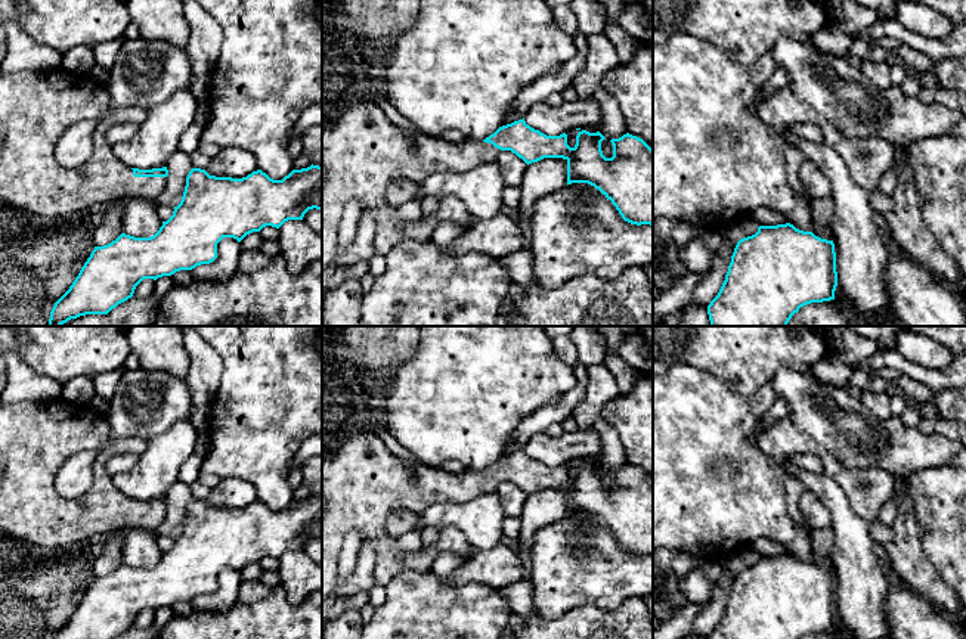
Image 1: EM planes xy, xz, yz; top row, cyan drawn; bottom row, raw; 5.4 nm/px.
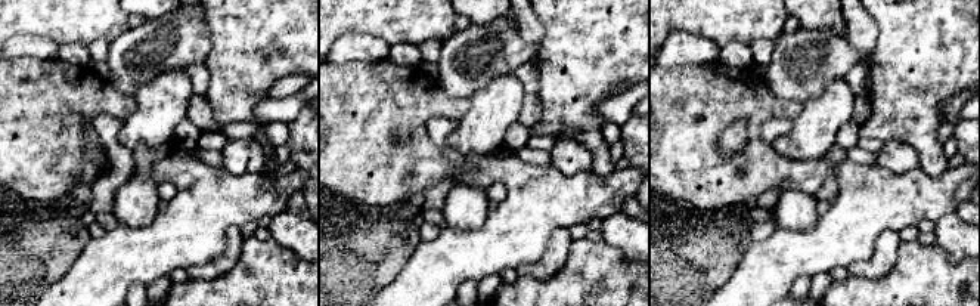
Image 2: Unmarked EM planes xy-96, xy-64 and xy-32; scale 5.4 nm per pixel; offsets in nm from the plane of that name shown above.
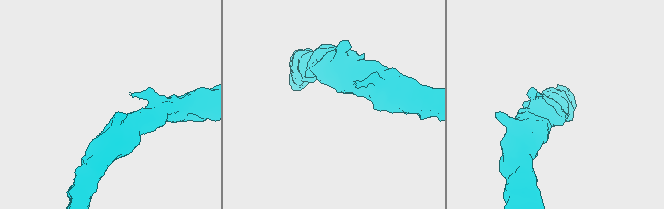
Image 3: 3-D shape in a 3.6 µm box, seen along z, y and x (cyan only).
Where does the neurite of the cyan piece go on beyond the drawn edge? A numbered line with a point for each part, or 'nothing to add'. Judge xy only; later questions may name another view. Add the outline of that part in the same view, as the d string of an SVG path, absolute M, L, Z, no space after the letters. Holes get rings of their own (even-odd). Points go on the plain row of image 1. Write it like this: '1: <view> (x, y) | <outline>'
1: xy (36, 437) | M61 397L56 400L18 401L0 404L0 531L32 543L40 548L69 548L86 545L95 534L108 534L126 528L145 528L155 531L167 515L167 508L134 508L130 497L123 496L112 484L112 475L106 471L106 462L115 455L140 455L146 440L127 437L114 440L109 435L109 425L105 415L99 415L92 406L75 406ZM93 450L97 457L93 463L93 484L90 490L68 500L55 487L56 474L61 466L74 455Z

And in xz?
1: xz (364, 483) | M350 421L356 431L341 434L334 450L322 457L322 599L331 595L338 583L338 565L346 536L356 531L362 539L375 543L375 583L386 586L405 571L431 573L434 559L442 552L470 555L474 548L462 531L437 528L439 540L415 552L406 552L386 531L387 518L402 509L422 515L439 502L464 502L476 496L496 491L501 480L486 472L449 474L439 468L411 463L396 457L383 440L371 431L365 421Z

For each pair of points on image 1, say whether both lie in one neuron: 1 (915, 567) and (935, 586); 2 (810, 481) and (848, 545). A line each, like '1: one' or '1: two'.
1: one
2: one

